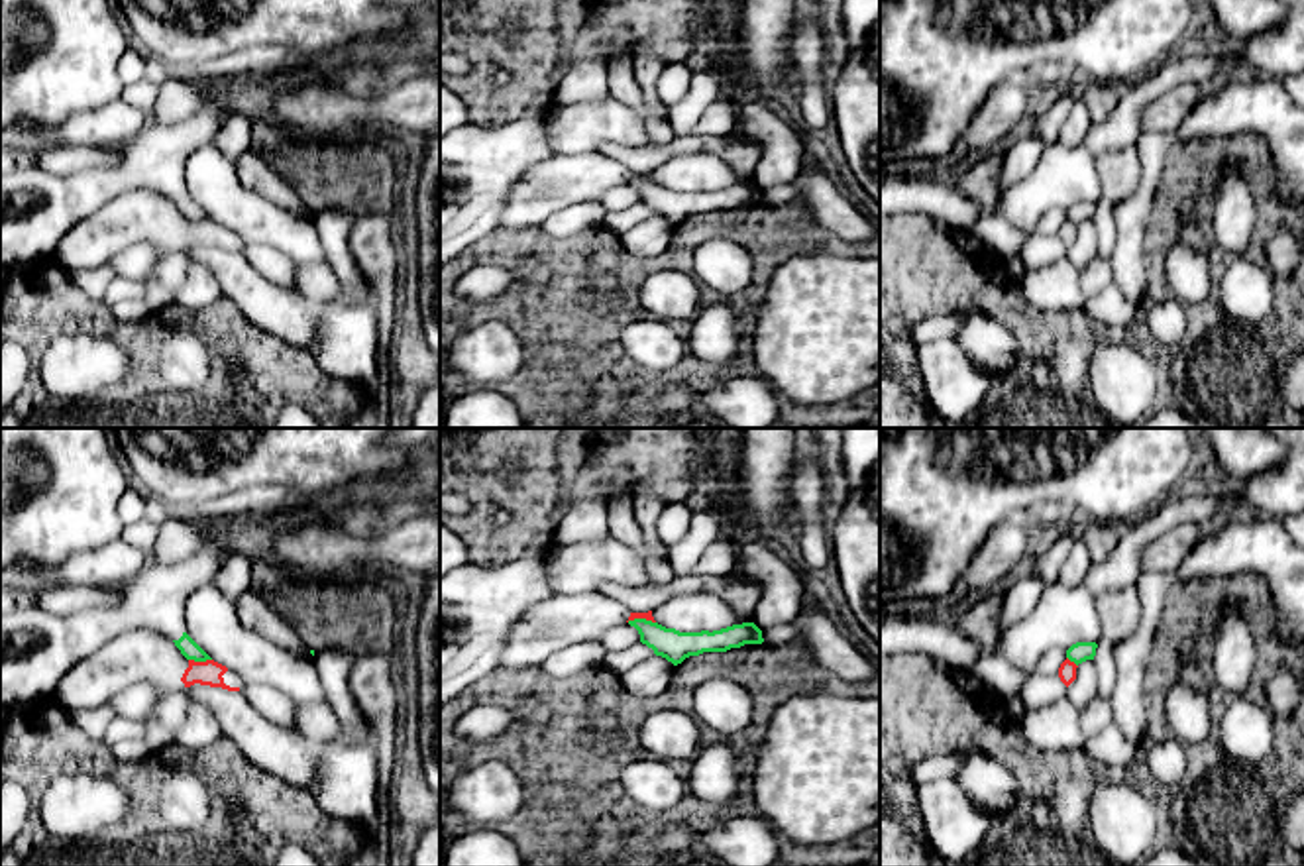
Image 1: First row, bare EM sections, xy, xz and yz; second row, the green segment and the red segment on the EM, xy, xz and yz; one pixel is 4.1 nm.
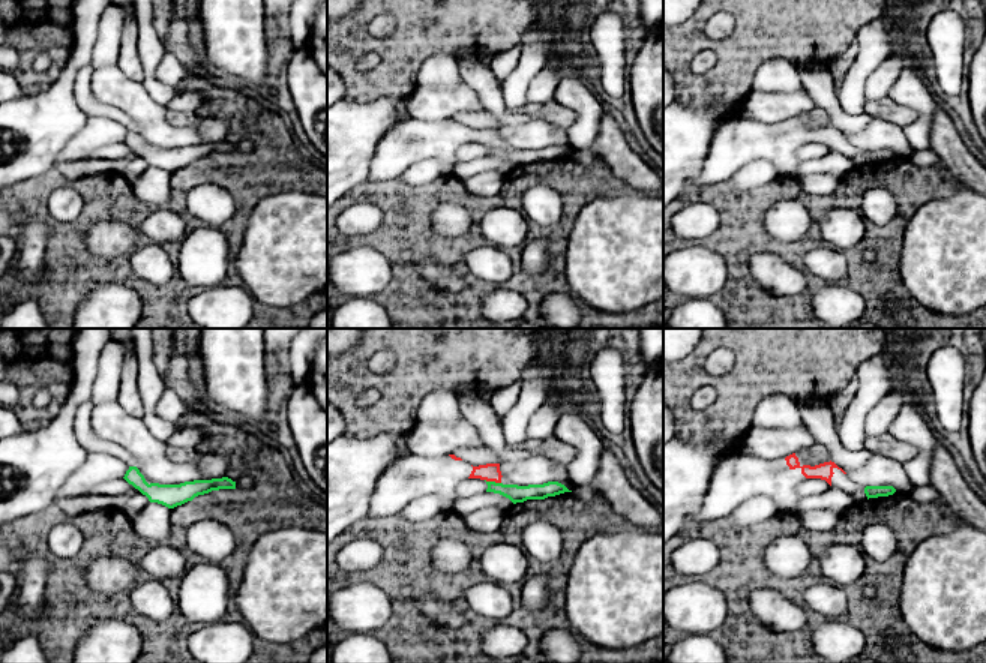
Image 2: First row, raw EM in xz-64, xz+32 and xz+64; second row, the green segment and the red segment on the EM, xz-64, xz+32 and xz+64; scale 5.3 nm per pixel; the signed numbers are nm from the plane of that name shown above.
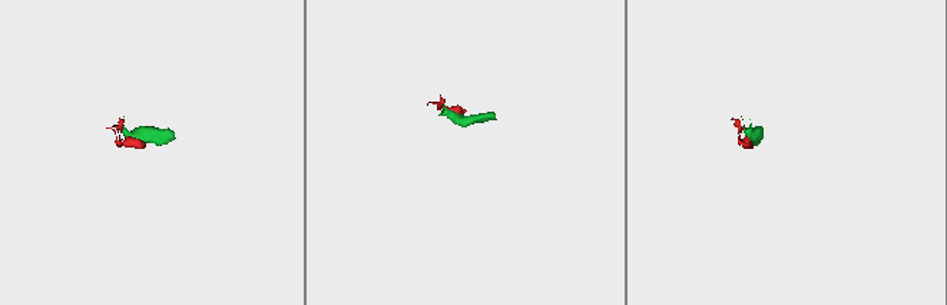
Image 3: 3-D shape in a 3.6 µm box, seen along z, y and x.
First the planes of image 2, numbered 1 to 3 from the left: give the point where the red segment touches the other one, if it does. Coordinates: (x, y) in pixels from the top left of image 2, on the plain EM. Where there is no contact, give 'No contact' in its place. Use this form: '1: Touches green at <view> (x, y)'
1: No contact
2: Touches green at xz+32 (492, 146)
3: No contact

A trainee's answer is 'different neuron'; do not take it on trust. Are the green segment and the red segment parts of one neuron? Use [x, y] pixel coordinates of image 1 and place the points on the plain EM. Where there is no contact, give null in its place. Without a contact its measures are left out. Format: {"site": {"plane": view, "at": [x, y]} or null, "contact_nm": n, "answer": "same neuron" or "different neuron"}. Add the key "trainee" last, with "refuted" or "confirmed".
{"site": {"plane": "xy", "at": [201, 220]}, "contact_nm": 100, "answer": "different neuron", "trainee": "confirmed"}

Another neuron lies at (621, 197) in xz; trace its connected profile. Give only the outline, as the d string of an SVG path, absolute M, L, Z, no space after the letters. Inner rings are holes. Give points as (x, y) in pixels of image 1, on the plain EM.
M628 183L615 187L615 189L607 189L607 192L603 196L603 206L609 210L628 208L636 202L640 202L640 194Z

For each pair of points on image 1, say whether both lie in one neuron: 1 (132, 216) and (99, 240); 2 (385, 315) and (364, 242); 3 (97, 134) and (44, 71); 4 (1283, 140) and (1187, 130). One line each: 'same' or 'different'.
1: same
2: same
3: different
4: same

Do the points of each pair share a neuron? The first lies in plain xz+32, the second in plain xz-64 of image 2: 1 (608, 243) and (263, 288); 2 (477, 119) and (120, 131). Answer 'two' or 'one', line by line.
1: one
2: two

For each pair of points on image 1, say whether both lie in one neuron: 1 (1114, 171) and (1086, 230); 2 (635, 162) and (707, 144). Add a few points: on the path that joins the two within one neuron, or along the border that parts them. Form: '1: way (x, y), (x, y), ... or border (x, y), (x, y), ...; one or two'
1: border (1092, 220), (1096, 254); two
2: way (652, 156), (664, 154), (678, 144), (690, 144); one

